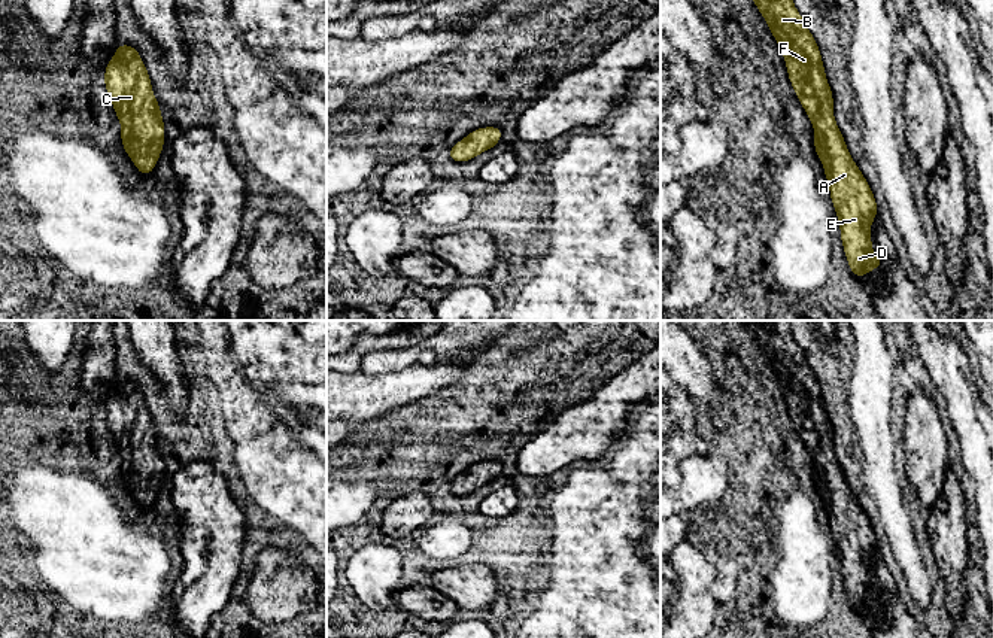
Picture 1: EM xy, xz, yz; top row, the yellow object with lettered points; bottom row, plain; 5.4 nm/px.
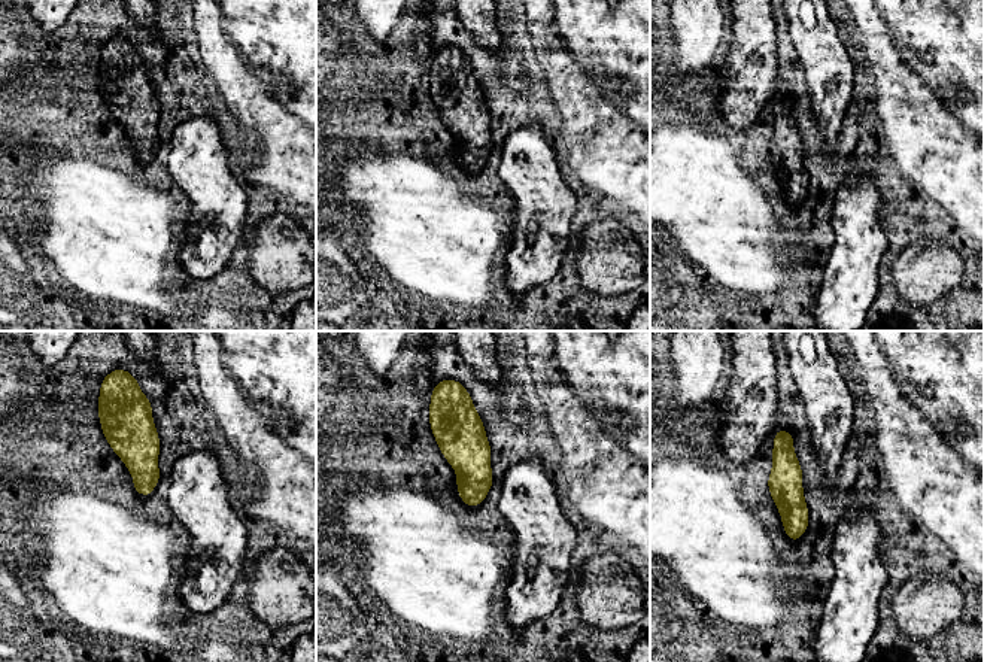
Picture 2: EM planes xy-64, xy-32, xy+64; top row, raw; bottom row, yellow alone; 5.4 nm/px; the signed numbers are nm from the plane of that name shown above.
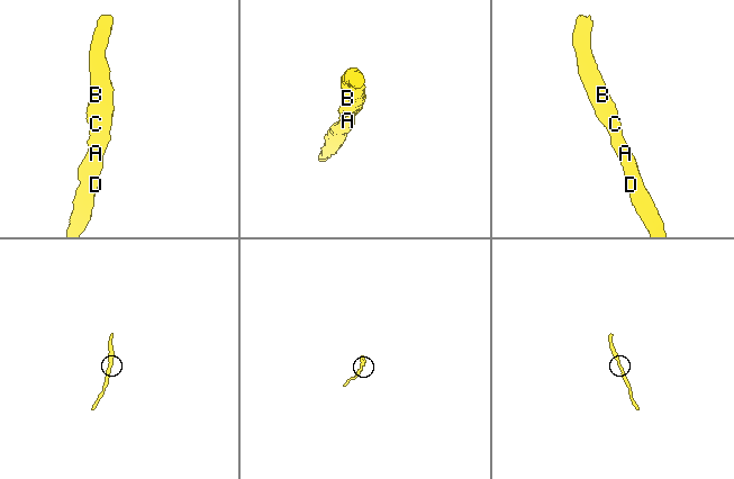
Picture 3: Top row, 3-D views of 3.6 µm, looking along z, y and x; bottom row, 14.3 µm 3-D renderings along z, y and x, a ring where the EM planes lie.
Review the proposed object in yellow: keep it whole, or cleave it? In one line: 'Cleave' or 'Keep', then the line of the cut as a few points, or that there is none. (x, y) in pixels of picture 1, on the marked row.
Keep. No split

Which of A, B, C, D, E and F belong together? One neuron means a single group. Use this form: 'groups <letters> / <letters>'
groups A B C D E F

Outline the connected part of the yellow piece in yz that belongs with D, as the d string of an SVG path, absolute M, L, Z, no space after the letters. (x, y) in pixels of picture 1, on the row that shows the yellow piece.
M753 0L784 55L789 80L814 127L814 149L825 167L841 241L851 273L862 279L883 267L872 253L871 225L877 200L853 161L833 118L833 97L822 54L793 0Z

